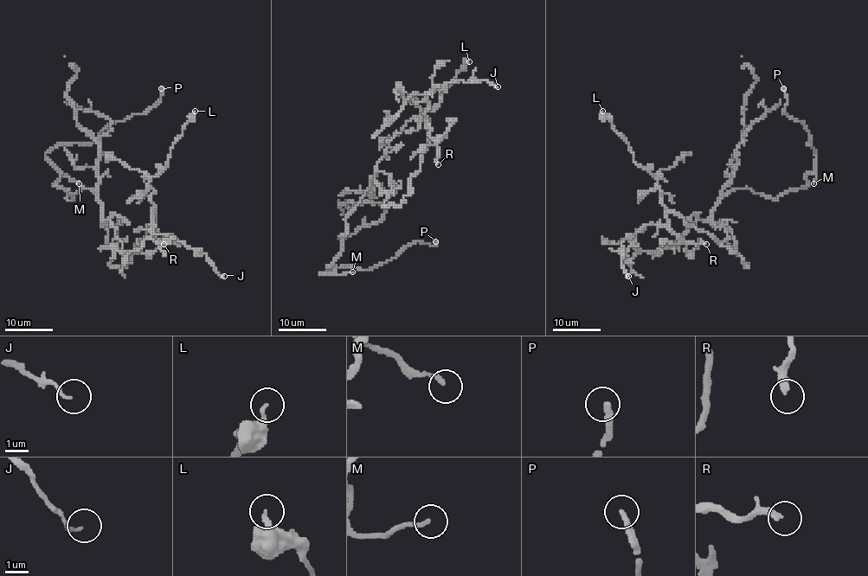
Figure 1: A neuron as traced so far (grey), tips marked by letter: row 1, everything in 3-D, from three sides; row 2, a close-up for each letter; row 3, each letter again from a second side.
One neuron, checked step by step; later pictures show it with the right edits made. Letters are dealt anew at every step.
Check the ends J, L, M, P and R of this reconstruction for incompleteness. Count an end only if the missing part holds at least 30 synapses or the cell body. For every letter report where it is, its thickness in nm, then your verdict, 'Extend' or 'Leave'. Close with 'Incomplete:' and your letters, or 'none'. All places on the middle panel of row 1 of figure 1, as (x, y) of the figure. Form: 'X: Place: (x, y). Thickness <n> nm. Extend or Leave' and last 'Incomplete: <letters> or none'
J: Place: (498, 86). Thickness 120 nm. Leave
L: Place: (469, 61). Thickness 240 nm. Leave
M: Place: (352, 272). Thickness 170 nm. Leave
P: Place: (435, 241). Thickness 280 nm. Extend
R: Place: (438, 164). Thickness 280 nm. Extend
Incomplete: P, R

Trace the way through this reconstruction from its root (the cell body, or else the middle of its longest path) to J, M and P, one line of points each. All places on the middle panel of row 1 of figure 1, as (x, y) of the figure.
J: (375, 169), (381, 194), (388, 194), (385, 204), (399, 206), (429, 141), (427, 95), (460, 80), (498, 86)
M: (375, 169), (368, 190), (346, 218), (342, 252), (330, 267), (333, 265), (337, 274), (352, 272)
P: (375, 169), (346, 218), (333, 271), (320, 274), (347, 265), (371, 269), (408, 246), (435, 241)

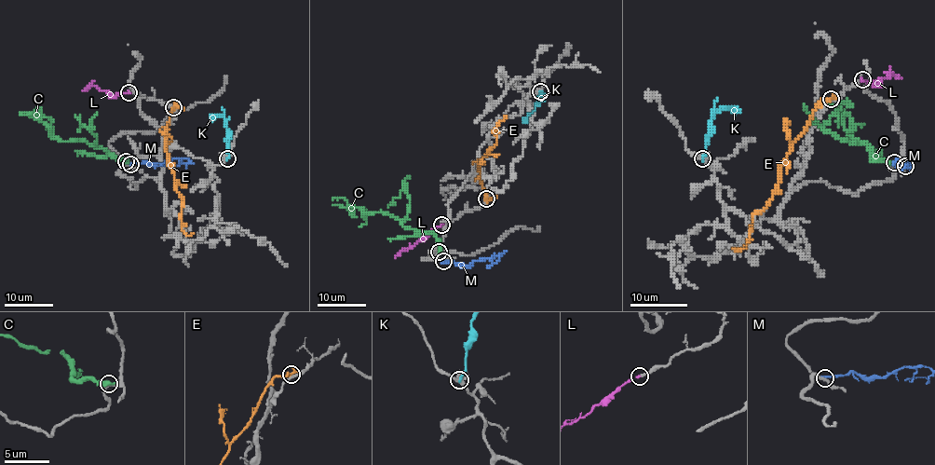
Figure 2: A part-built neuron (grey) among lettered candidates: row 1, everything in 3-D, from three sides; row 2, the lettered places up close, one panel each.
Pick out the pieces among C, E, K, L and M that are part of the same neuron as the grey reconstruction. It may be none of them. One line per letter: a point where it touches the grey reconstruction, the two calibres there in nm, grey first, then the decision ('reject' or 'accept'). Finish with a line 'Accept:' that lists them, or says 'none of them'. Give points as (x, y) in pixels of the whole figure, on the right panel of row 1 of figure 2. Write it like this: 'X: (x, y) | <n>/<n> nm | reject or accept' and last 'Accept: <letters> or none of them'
C: (894, 162) | 300/550 nm | reject
E: (831, 99) | 190/240 nm | reject
K: (702, 158) | 280/220 nm | reject
L: (862, 79) | 150/170 nm | accept
M: (905, 166) | 220/240 nm | reject
Accept: L

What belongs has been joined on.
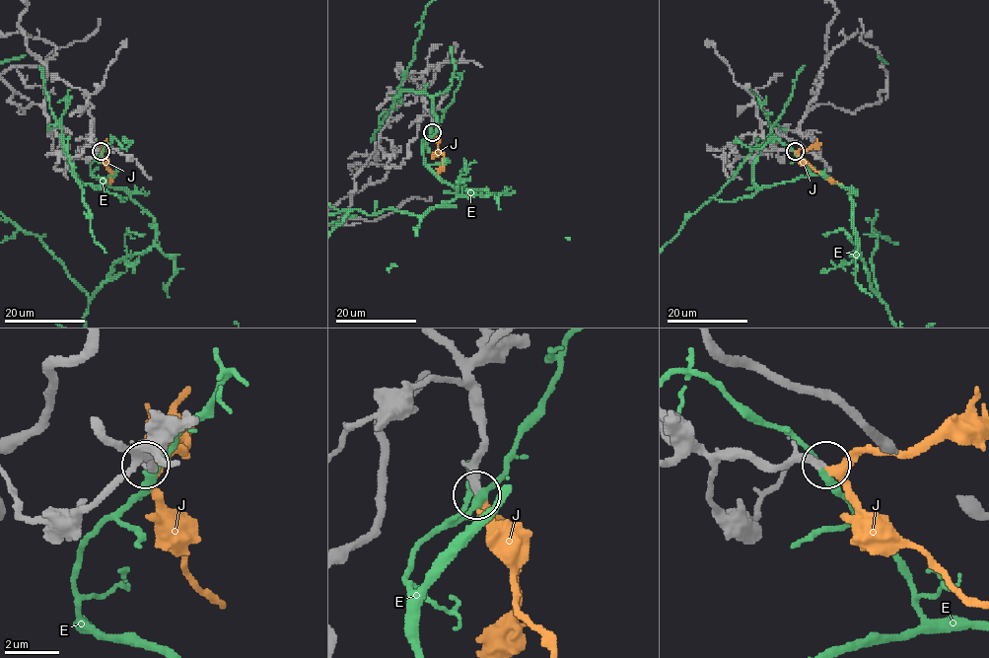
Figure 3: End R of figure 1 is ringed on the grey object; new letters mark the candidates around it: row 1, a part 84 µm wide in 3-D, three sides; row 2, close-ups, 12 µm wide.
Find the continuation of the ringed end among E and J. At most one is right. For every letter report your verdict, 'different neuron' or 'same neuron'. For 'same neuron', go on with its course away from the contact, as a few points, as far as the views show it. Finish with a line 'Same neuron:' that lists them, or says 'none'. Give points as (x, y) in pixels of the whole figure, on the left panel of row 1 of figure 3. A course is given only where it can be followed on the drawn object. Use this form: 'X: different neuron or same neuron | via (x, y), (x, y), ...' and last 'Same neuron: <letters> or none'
E: different neuron
J: same neuron | via (101, 151), (105, 167), (111, 173), (105, 183)
Same neuron: J

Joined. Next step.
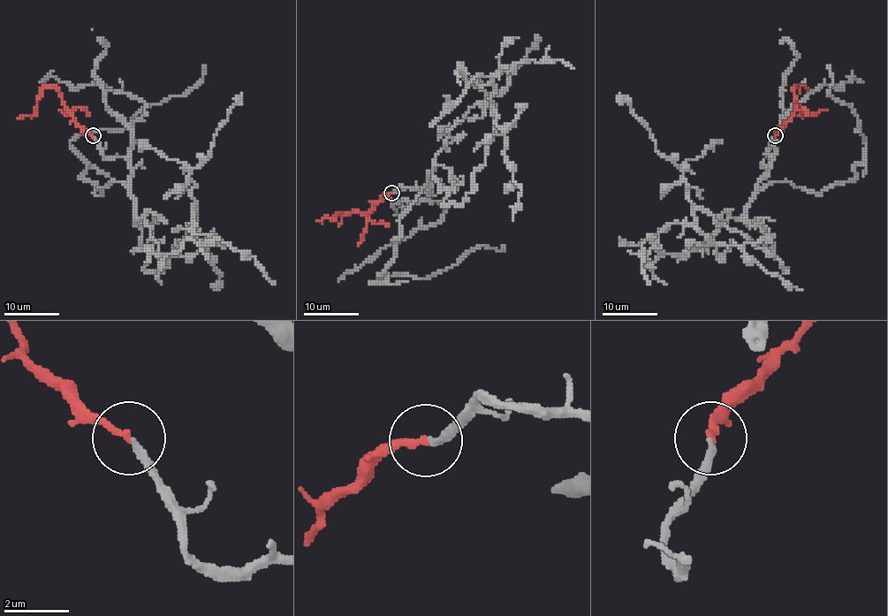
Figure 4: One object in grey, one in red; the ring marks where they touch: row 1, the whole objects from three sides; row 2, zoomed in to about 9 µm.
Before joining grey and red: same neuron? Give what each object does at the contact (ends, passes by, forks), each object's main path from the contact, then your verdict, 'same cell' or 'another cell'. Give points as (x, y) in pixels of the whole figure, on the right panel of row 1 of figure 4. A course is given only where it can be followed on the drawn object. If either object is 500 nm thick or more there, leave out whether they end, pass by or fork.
grey ends; red ends; course grey (775, 135), (745, 216), (765, 228), (786, 271), (696, 209), (692, 224), (644, 242), (649, 282); course red (775, 135), (794, 110), (794, 87), (794, 99), (801, 111), (799, 115), (801, 118); same cell

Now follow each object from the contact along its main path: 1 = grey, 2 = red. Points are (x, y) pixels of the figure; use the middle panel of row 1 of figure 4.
1: (391, 193), (427, 189), (433, 163), (446, 204), (461, 204), (496, 130), (493, 77), (532, 59), (574, 67)
2: (391, 193), (385, 194), (367, 213), (337, 213), (334, 220), (330, 217), (317, 220)

